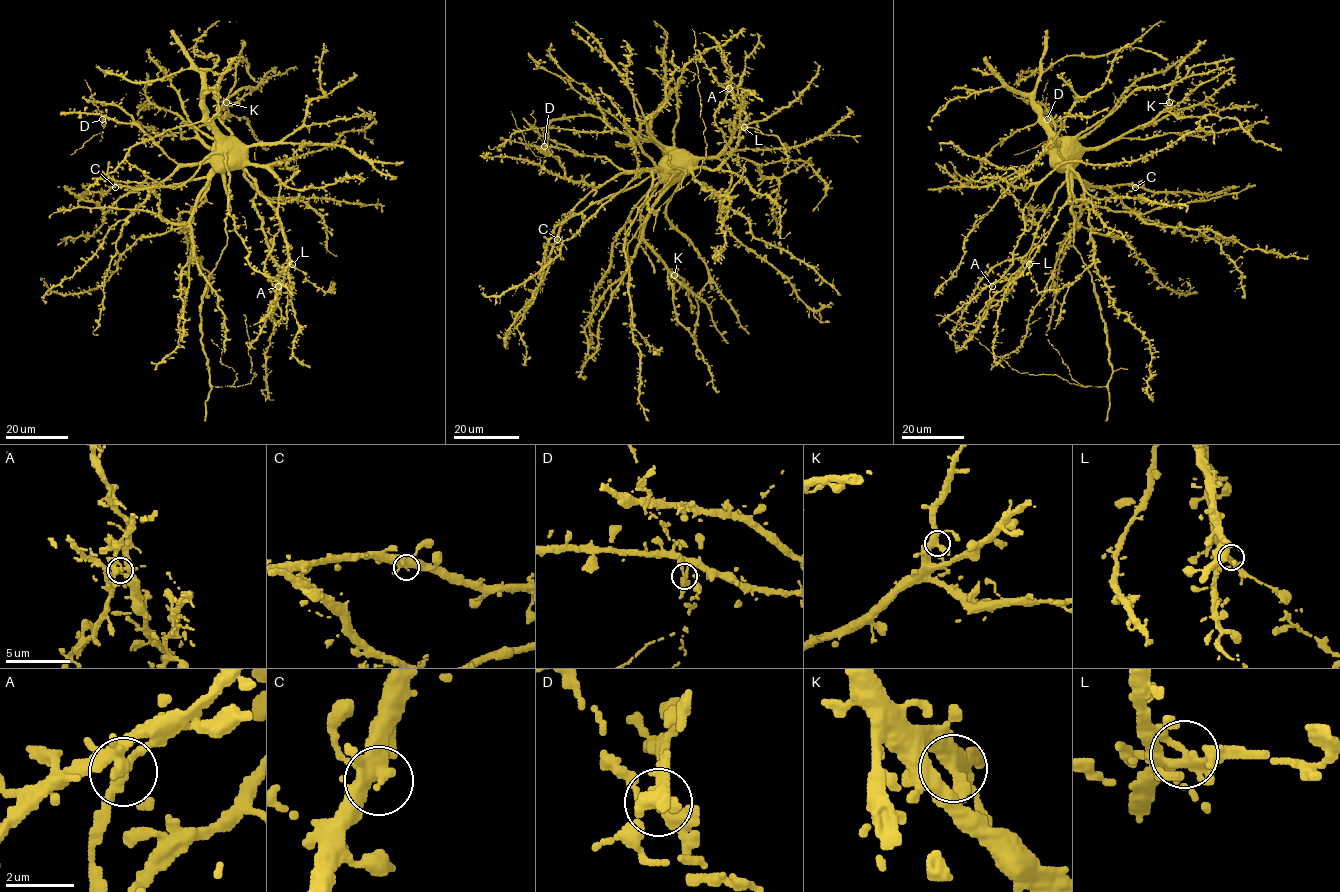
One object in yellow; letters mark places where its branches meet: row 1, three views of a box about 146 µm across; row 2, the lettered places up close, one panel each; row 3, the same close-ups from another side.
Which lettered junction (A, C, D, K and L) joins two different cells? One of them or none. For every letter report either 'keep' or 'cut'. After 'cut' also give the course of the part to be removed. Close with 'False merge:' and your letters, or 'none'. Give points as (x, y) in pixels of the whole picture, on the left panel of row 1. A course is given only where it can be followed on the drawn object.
A: keep
C: keep
D: cut; course (102, 119), (103, 131), (70, 155)
K: keep
L: keep
False merge: D

